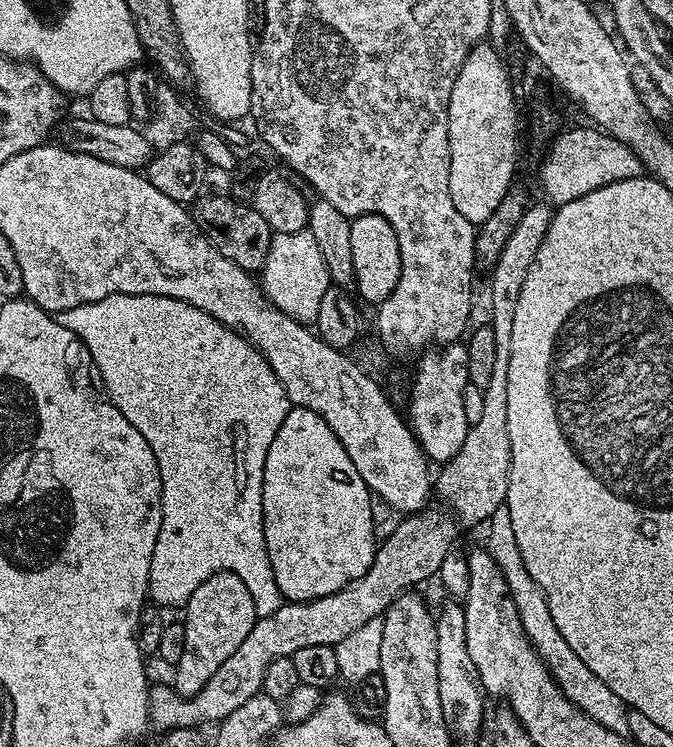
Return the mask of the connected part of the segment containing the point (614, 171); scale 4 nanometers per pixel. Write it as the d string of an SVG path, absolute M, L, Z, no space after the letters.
M595 126L587 127L561 131L547 145L548 153L540 168L540 184L553 205L574 202L574 198L582 198L582 194L590 194L590 190L602 190L602 186L610 186L610 182L626 182L626 178L645 175L644 161L630 150L630 146Z

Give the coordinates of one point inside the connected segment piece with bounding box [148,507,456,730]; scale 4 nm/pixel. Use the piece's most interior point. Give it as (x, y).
(413, 552)

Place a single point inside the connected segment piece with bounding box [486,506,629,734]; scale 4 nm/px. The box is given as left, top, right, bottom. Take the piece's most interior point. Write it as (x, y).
(577, 682)

